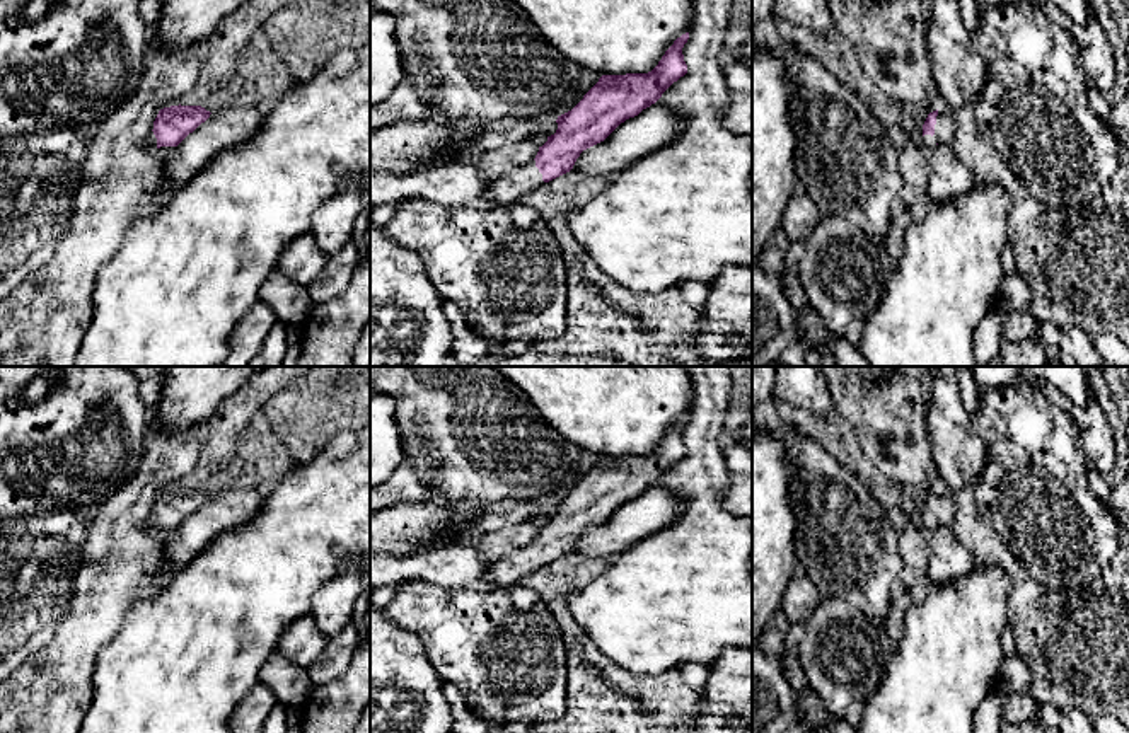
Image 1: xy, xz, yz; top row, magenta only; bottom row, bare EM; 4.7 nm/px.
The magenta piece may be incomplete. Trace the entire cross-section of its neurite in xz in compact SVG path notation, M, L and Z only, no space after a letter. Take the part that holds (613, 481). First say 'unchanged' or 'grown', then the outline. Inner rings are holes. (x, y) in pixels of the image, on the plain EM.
grown | M689 414L677 419L648 455L602 457L571 493L558 498L556 515L530 544L491 561L483 586L520 583L525 574L570 554L583 532L655 486L687 455L682 436L687 421Z

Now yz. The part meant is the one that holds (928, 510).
grown | M936 491L928 496L923 506L923 527L928 534L931 534L940 525L950 527L953 518L955 503L947 493Z

